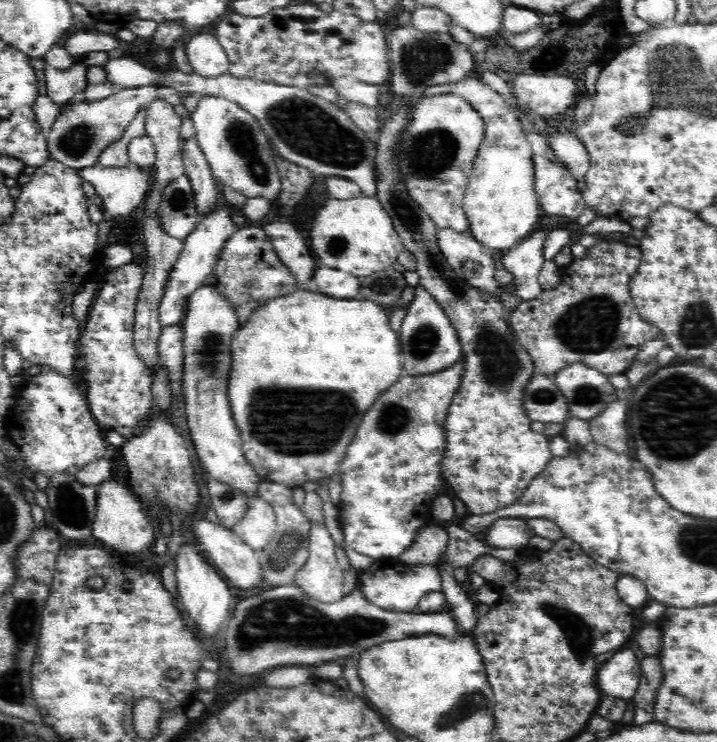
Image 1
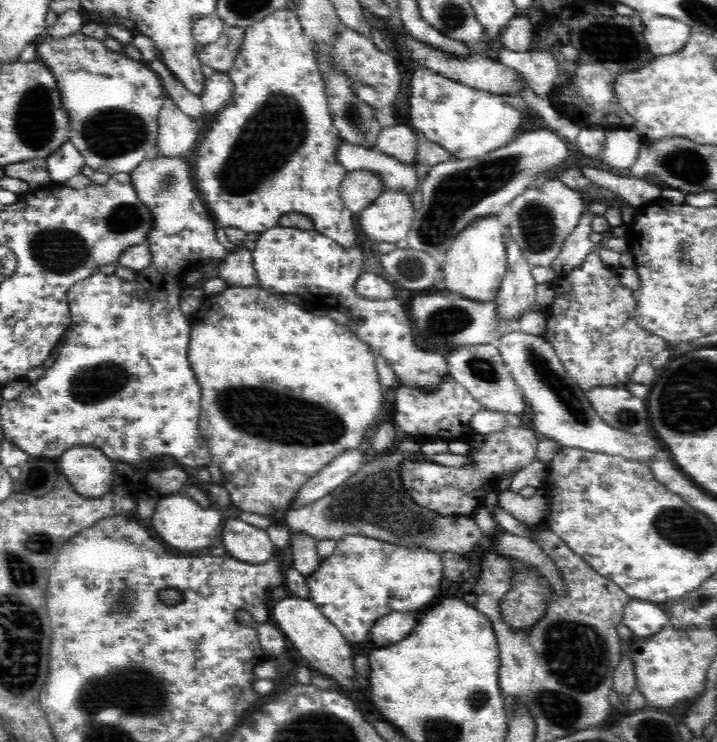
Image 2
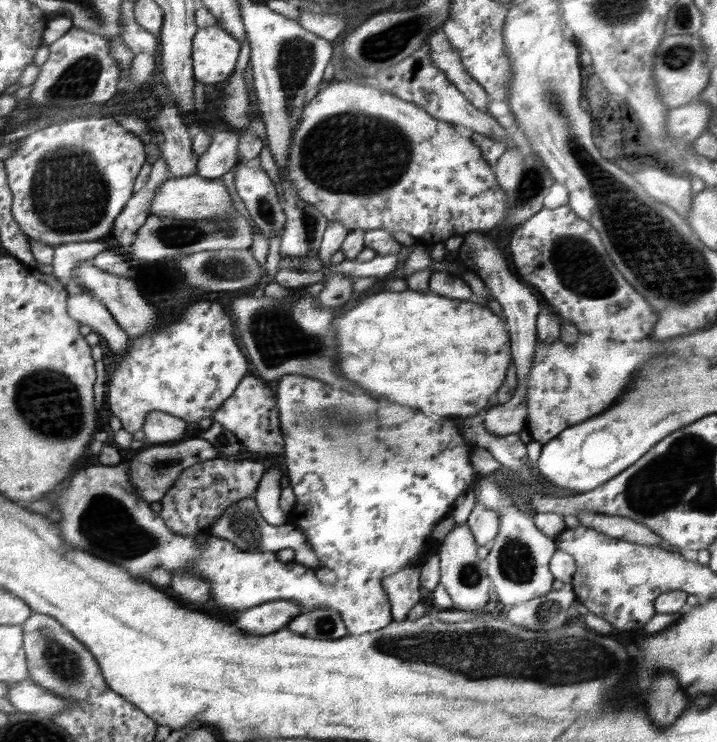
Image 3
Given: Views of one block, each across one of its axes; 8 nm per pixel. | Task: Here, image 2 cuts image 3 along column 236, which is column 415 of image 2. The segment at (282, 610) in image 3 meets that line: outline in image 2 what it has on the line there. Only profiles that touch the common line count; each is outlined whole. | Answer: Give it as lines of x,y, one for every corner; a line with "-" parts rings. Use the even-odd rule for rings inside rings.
393,612
379,618
372,627
369,640
388,646
392,640
404,640
416,626
414,612

